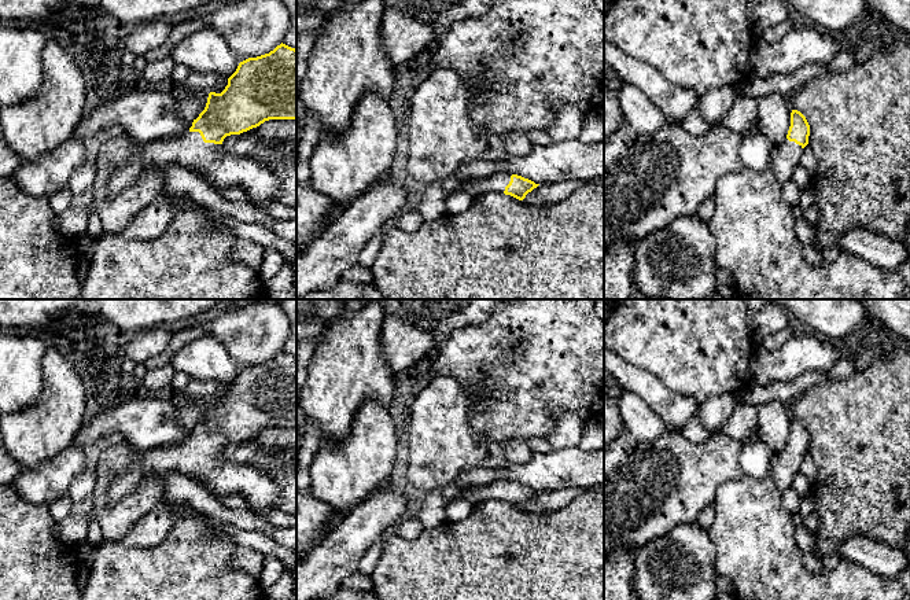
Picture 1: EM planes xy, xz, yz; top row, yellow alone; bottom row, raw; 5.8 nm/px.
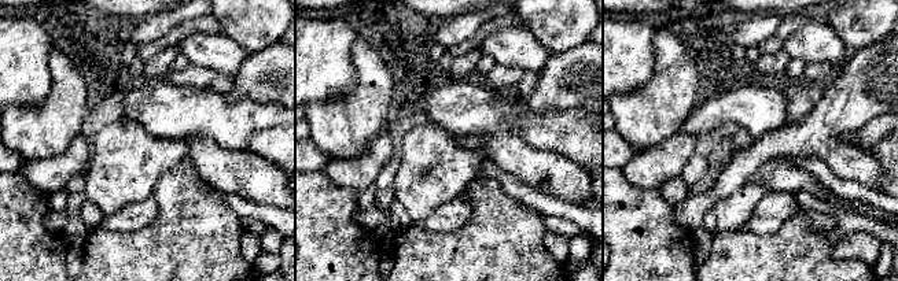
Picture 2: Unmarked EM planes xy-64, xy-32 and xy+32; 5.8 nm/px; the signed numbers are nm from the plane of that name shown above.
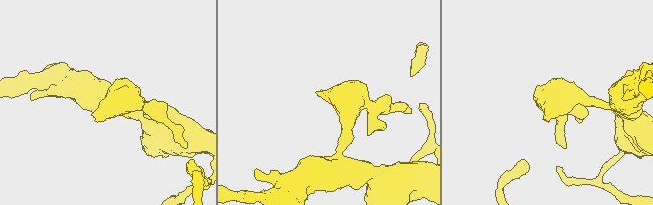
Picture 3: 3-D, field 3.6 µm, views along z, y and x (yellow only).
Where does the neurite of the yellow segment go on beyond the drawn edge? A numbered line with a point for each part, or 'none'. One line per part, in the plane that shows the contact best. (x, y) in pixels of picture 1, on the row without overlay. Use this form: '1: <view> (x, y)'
1: xy (188, 459)

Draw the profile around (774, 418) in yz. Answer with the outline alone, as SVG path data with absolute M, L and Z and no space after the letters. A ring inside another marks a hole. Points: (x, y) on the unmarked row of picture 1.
M780 401L758 405L758 437L771 453L780 453L786 448L791 420L789 406Z

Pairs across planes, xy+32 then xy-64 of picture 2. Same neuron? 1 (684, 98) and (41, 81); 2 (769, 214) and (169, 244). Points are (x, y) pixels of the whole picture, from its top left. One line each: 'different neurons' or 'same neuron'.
1: different neurons
2: different neurons

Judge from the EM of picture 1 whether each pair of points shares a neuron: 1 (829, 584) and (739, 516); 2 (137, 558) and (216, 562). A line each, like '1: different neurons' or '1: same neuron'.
1: same neuron
2: same neuron

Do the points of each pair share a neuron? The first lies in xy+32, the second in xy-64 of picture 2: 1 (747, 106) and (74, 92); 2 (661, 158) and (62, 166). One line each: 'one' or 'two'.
1: two
2: one

